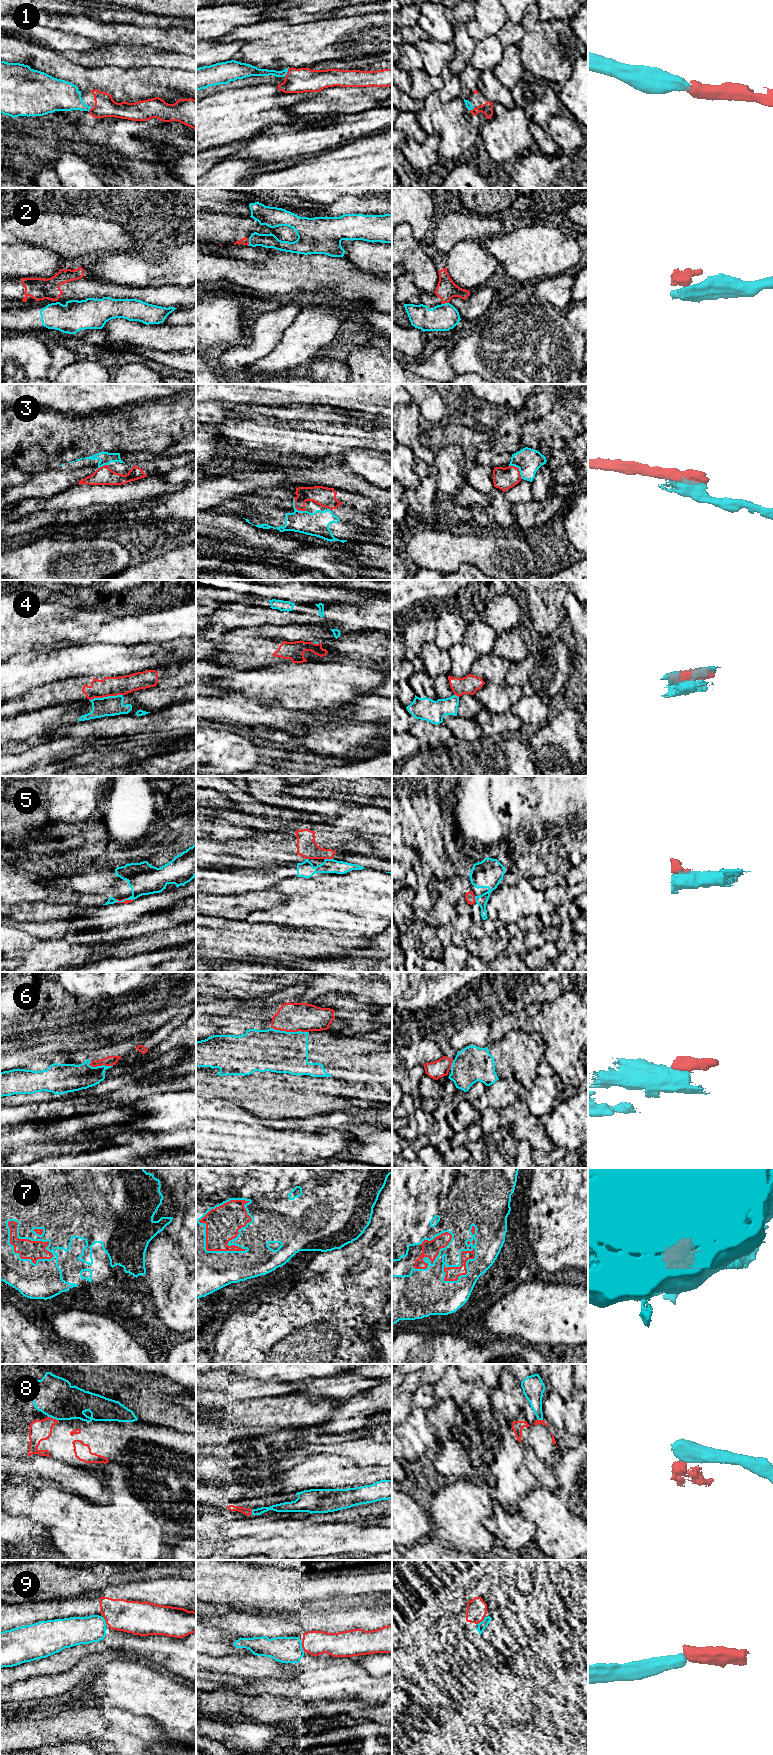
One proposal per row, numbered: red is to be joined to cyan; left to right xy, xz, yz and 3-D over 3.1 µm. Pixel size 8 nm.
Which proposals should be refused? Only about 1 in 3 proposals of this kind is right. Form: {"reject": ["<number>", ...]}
{"reject": ["2", "3", "4", "5", "6", "8"]}

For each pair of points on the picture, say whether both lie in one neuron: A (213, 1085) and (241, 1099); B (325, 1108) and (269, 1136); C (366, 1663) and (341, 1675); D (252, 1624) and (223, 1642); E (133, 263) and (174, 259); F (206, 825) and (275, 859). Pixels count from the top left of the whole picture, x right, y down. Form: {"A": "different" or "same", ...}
{"A": "same", "B": "different", "C": "different", "D": "different", "E": "same", "F": "different"}

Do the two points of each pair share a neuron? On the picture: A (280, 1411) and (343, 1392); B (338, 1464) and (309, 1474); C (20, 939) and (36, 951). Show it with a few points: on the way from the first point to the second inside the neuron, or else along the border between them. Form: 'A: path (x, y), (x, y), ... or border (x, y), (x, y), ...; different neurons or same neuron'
A: border (308, 1394), (339, 1400), (345, 1400), (351, 1396); different neurons
B: path (331, 1471), (316, 1471); same neuron
C: path (24, 943), (32, 951); same neuron

